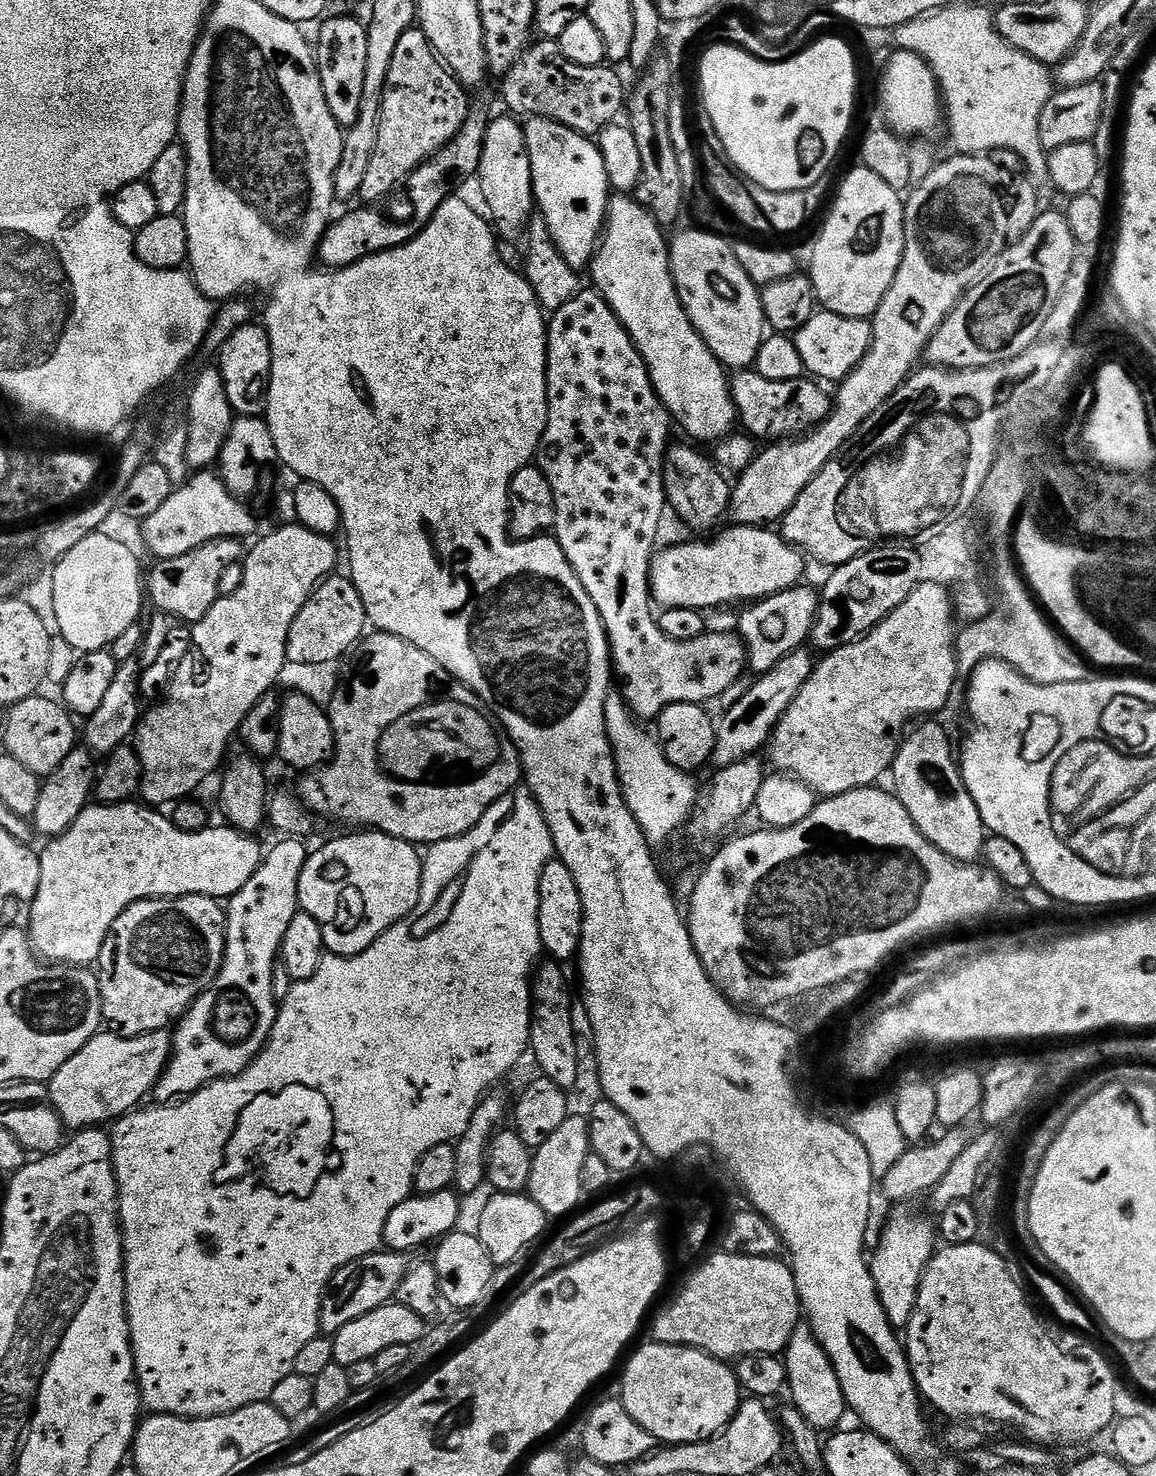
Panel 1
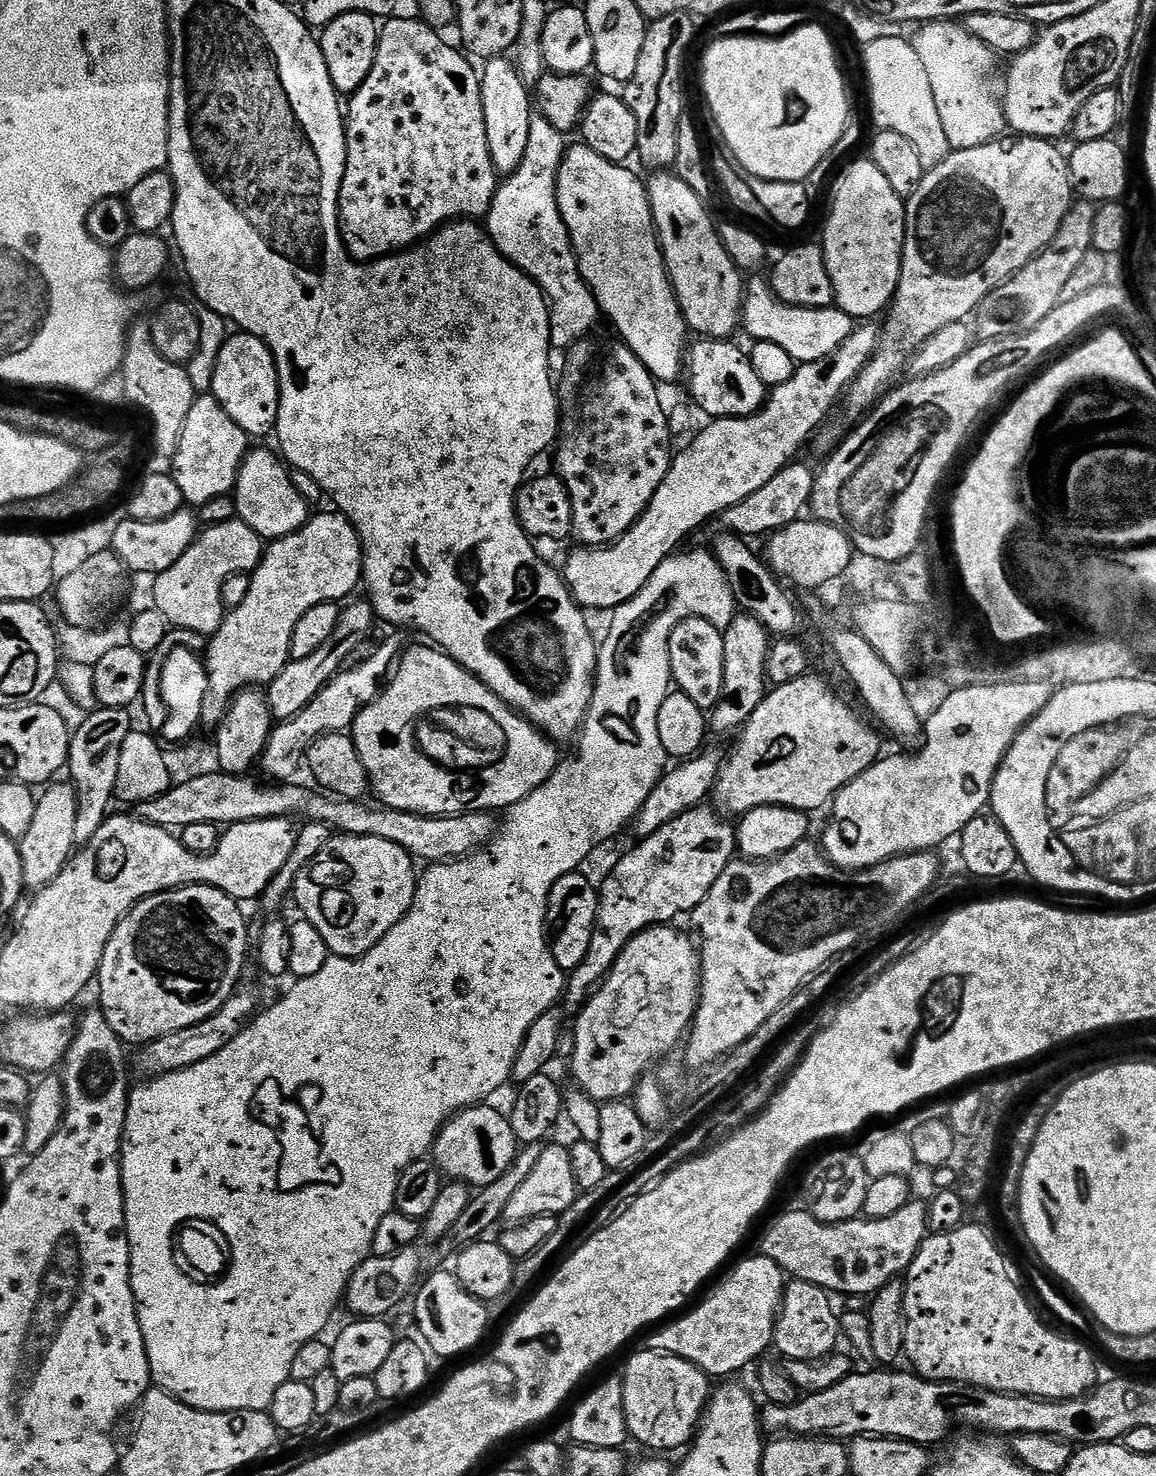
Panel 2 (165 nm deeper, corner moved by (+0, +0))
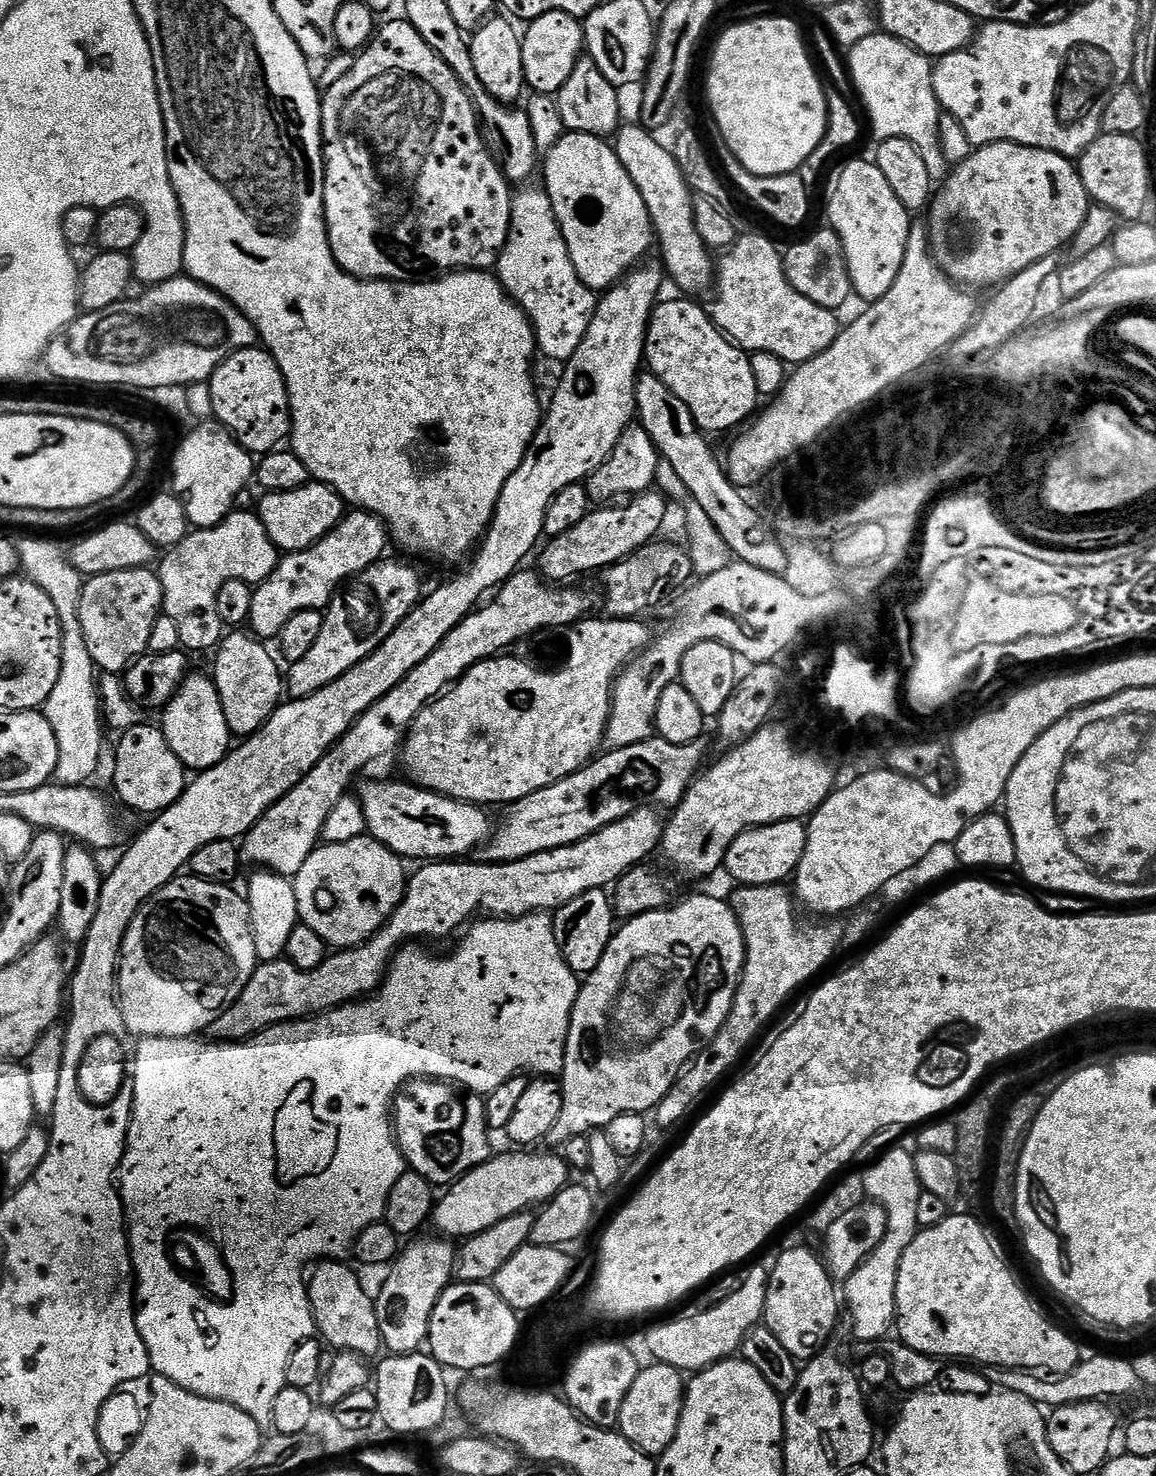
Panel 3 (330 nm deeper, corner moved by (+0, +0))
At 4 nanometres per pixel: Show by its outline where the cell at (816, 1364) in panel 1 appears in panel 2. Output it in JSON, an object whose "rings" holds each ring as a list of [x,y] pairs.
{"rings":[[[792,1280],[785,1287],[784,1299],[780,1302],[780,1310],[776,1318],[776,1334],[774,1337],[775,1351],[781,1352],[781,1357],[789,1360],[814,1361],[823,1356],[833,1355],[837,1351],[836,1343],[840,1340],[840,1320],[832,1309],[833,1297],[824,1289],[814,1286],[810,1282]]]}

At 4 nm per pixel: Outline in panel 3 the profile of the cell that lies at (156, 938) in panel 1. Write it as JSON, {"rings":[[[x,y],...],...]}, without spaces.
{"rings":[[[181,874],[175,880],[171,880],[168,885],[162,890],[158,890],[151,896],[146,903],[138,910],[138,914],[130,922],[130,926],[126,930],[126,938],[122,942],[122,950],[120,951],[120,967],[118,969],[118,999],[120,1002],[120,1009],[122,1010],[122,1022],[128,1028],[129,1033],[136,1038],[147,1038],[153,1036],[154,1038],[182,1038],[183,1036],[195,1037],[197,1034],[207,1033],[208,1027],[212,1025],[218,1018],[222,1018],[222,1014],[229,1006],[235,1002],[242,994],[242,990],[246,986],[246,982],[250,982],[250,978],[254,974],[257,966],[256,950],[254,948],[254,937],[251,933],[250,910],[248,909],[247,899],[238,891],[235,892],[235,887],[227,884],[215,884],[209,880],[199,880],[197,876],[191,874]]]}

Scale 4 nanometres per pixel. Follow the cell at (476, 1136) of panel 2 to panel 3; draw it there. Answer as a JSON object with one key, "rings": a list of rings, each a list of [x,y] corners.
{"rings":[[[417,1078],[403,1084],[392,1106],[392,1118],[396,1142],[400,1145],[400,1152],[407,1167],[422,1174],[422,1178],[426,1178],[434,1186],[451,1186],[479,1164],[486,1163],[493,1155],[494,1149],[488,1141],[490,1129],[488,1115],[484,1109],[485,1103],[485,1097],[481,1093],[469,1092],[466,1088],[453,1086],[442,1080]]]}

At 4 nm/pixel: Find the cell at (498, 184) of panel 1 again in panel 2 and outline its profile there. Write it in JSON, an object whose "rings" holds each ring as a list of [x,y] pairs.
{"rings":[[[493,58],[483,68],[480,93],[486,118],[486,142],[490,146],[490,158],[497,173],[507,178],[514,170],[518,170],[522,154],[526,154],[526,141],[530,138],[530,122],[534,115],[534,100],[511,59]]]}

